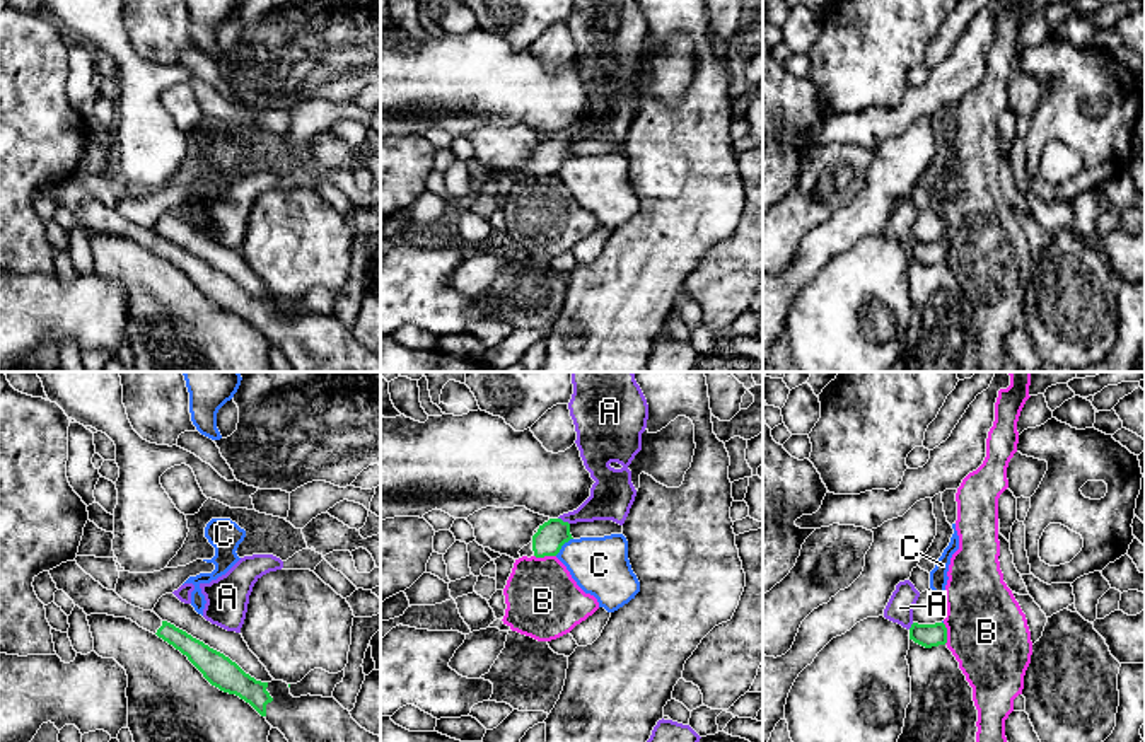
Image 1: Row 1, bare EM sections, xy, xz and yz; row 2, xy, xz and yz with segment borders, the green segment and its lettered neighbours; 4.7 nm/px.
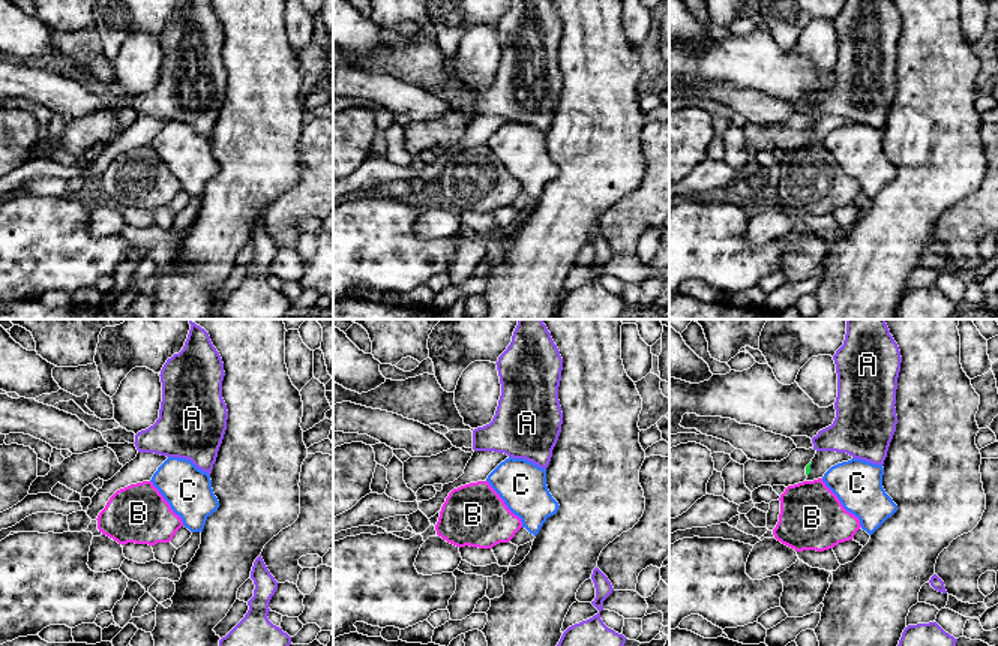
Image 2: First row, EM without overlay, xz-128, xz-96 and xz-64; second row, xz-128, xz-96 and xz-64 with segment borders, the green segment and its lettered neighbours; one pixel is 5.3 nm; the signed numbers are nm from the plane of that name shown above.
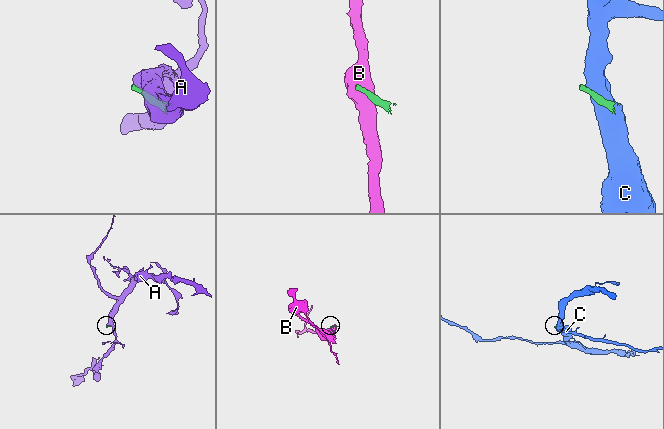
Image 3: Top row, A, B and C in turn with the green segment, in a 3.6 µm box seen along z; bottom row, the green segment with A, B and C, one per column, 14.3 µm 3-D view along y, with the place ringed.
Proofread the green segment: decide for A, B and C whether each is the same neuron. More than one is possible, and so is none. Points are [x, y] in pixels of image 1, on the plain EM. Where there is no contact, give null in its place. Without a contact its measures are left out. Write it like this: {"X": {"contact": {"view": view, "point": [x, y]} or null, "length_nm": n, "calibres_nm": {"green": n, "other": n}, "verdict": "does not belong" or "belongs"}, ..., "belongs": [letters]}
{"A": {"contact": {"view": "xz", "point": [562, 139]}, "length_nm": 70, "calibres_nm": {"green": 140, "other": 190}, "verdict": "does not belong"}, "B": {"contact": {"view": "xz", "point": [545, 173]}, "length_nm": 100, "calibres_nm": {"green": 140, "other": 360}, "verdict": "does not belong"}, "C": {"contact": {"view": "xz", "point": [562, 162]}, "length_nm": 120, "calibres_nm": {"green": 140, "other": 280}, "verdict": "does not belong"}, "belongs": []}

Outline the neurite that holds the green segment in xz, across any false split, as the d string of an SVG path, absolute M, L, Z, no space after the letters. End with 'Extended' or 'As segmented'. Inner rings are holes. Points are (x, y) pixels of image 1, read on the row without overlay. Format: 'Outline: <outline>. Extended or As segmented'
Outline: M549 136L534 148L532 159L524 164L519 172L522 174L556 174L565 160L572 155L570 142L561 136Z. Extended

